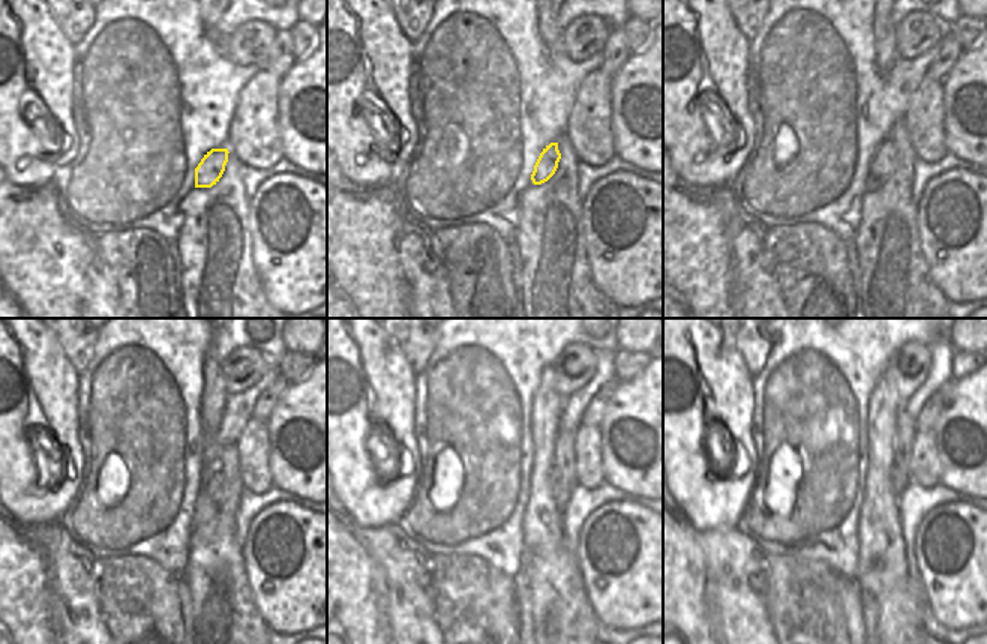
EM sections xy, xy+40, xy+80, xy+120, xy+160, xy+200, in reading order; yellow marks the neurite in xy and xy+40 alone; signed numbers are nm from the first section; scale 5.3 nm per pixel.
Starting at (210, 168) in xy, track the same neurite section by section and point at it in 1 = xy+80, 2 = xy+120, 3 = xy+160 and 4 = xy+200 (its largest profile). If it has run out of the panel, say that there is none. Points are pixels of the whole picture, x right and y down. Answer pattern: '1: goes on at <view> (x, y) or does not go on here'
1: goes on at xy+80 (884, 161)
2: goes on at xy+120 (213, 481)
3: goes on at xy+160 (561, 490)
4: goes on at xy+200 (899, 478)

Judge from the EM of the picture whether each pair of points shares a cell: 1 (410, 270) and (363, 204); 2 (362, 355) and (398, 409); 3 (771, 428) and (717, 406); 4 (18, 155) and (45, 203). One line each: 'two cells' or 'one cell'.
1: one cell
2: one cell
3: two cells
4: two cells

